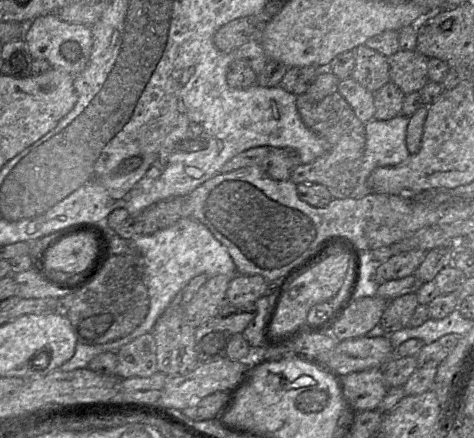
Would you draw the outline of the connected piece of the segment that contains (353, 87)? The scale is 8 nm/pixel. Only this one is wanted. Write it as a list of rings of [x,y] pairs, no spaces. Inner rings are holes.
[[[352,78],[339,80],[336,91],[346,100],[362,123],[374,119],[374,92],[367,90]]]

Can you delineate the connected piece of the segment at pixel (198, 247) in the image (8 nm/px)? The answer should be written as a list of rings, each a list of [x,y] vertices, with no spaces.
[[[182,218],[172,226],[150,235],[134,236],[129,242],[131,250],[136,251],[142,257],[141,277],[149,296],[149,309],[145,319],[132,333],[117,340],[96,345],[77,342],[74,355],[59,368],[62,371],[87,368],[89,362],[98,354],[117,352],[135,338],[152,332],[158,318],[192,278],[200,274],[208,276],[237,274],[236,266],[227,249],[205,225],[191,218]]]

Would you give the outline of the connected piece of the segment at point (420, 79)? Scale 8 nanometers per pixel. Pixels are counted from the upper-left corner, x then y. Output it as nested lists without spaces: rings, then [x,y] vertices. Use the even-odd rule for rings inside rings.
[[[398,50],[387,57],[390,81],[405,95],[418,92],[429,81],[427,76],[428,57],[418,51]]]

